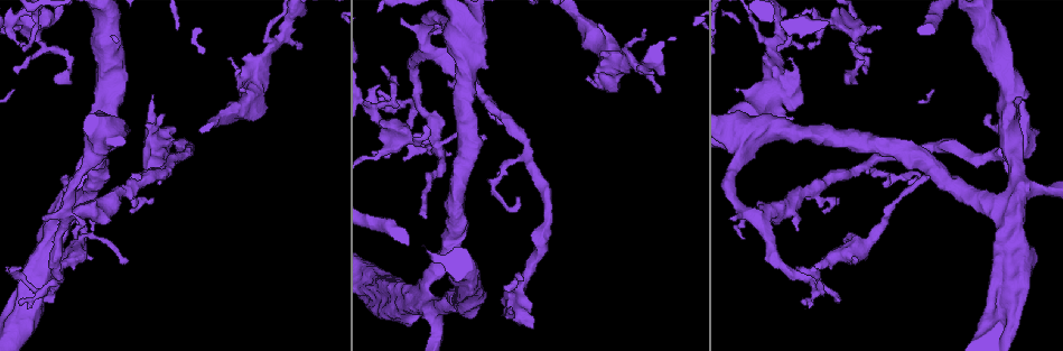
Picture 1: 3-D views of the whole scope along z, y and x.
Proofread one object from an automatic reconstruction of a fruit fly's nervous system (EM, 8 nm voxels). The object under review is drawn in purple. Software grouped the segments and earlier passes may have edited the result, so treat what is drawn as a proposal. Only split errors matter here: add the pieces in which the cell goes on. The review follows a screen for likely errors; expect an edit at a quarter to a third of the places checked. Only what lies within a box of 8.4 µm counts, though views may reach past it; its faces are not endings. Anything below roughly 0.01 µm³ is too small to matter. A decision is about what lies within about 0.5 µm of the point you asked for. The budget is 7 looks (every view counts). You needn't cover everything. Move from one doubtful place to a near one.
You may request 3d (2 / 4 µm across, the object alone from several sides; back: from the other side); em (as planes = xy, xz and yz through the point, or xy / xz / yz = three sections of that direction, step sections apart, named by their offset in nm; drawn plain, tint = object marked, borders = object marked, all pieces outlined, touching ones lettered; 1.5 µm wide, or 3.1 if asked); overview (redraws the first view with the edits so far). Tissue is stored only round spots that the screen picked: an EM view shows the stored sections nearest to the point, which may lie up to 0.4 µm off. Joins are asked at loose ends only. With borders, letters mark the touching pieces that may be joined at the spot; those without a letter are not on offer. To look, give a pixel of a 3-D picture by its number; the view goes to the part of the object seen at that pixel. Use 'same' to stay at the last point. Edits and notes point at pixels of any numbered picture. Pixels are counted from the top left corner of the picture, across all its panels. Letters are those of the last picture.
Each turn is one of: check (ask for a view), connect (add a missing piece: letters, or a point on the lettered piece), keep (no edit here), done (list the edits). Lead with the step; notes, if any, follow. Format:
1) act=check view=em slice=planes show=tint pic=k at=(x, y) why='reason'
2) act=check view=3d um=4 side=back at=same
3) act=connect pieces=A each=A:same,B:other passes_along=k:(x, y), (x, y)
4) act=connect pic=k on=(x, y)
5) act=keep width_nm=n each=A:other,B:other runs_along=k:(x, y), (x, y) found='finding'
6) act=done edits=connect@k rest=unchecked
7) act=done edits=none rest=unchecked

act=check view=3d um=4 pic=1 at=(21, 268) why='free end'

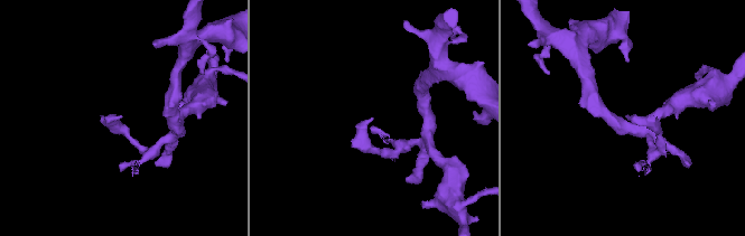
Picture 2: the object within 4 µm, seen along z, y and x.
act=check view=em slice=planes show=borders pic=2 at=(370, 119) why='now the EM'

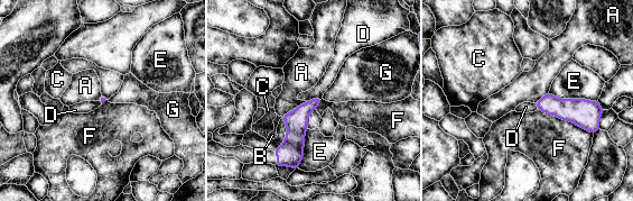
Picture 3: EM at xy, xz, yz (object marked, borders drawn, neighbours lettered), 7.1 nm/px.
act=keep longest_contact=F:440nm each=A:other,B:other,C:other,D:other,E:other,F:other,G:other border=3:(306, 101), (281, 117) found='none of them fits'

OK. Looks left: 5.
act=check view=em slice=xy step=8 show=borders pic=1 at=(128, 262) why='thin end'

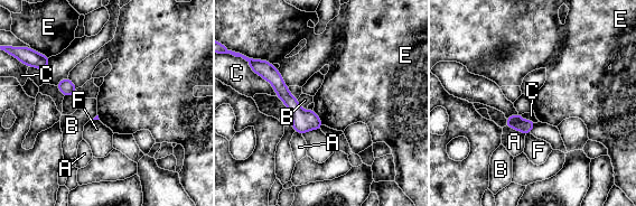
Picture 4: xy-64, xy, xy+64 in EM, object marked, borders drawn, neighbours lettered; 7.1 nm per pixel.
act=check view=em slice=planes show=borders at=same

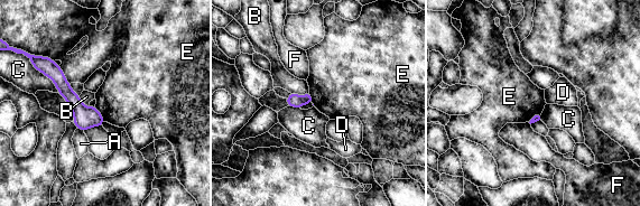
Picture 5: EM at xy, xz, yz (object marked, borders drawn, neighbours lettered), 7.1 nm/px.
act=keep longest_contact=C:170nm each=A:other,B:other,C:other,D:other,E:other,F:other border=5:(101, 124), (90, 127), (84, 131) found='no lettered piece goes on from it'

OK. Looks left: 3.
act=check view=em slice=planes show=borders pic=1 at=(908, 183) why='an open end'

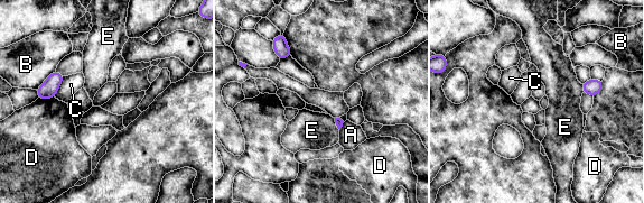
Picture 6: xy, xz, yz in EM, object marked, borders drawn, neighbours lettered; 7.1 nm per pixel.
act=keep each=A:other,B:other,C:other,D:other,E:other border=6:(581, 84), (582, 92) found='none of them fits'

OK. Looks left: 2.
act=done edits=none rest=unchecked

